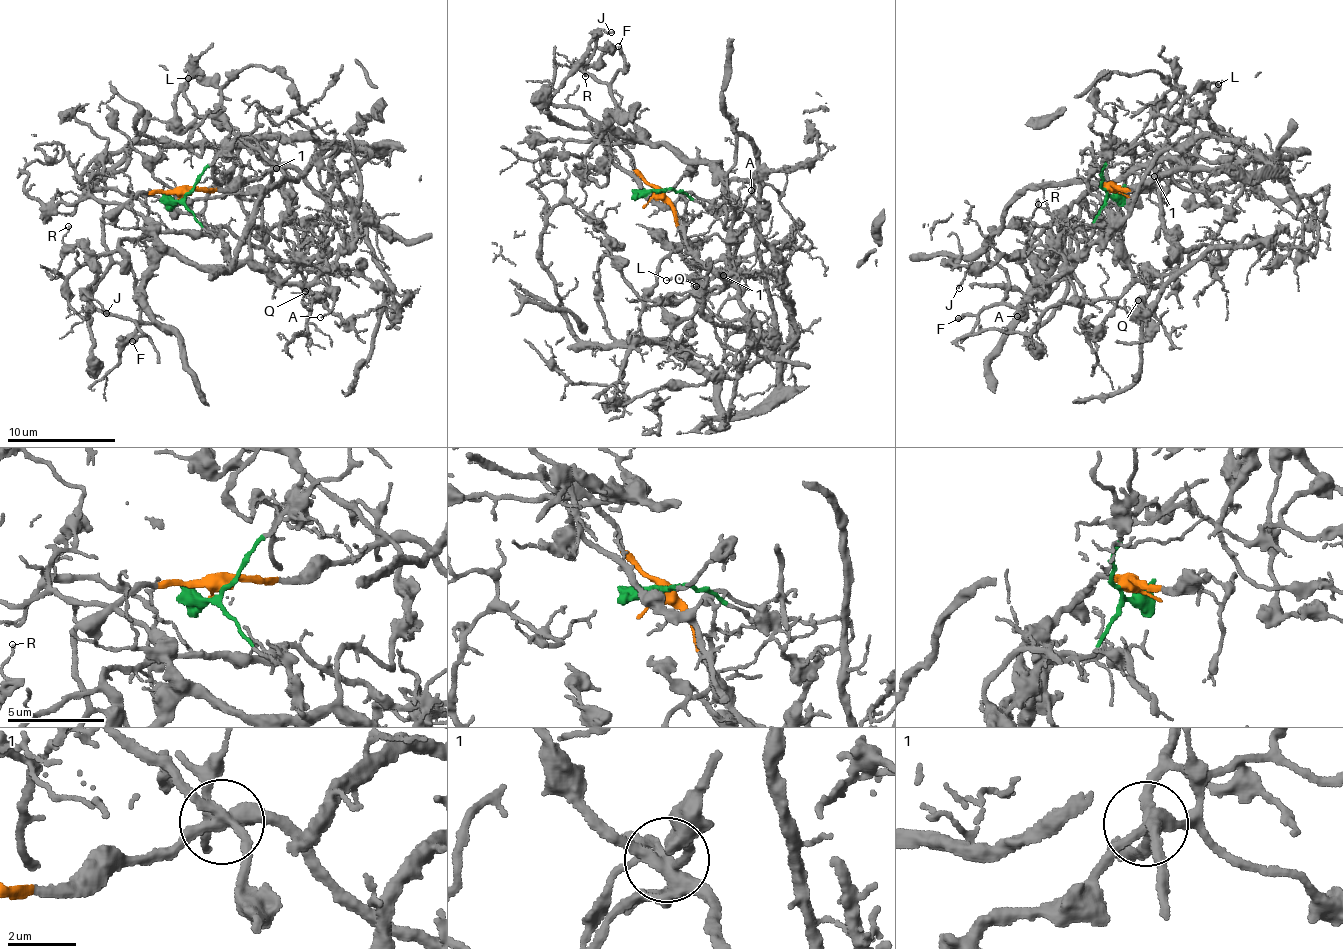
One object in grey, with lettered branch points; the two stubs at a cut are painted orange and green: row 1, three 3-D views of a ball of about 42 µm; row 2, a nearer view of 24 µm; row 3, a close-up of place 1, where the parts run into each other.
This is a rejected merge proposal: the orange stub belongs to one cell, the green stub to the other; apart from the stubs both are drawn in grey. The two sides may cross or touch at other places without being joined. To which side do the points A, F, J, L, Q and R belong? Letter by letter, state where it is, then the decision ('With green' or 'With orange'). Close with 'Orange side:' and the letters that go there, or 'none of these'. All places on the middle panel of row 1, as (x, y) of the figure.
A: Place: (751, 190). With green
F: Place: (618, 46). With green
J: Place: (611, 32). With green
L: Place: (666, 280). With green
Q: Place: (696, 286). With orange
R: Place: (585, 76). With green
Orange side: Q

